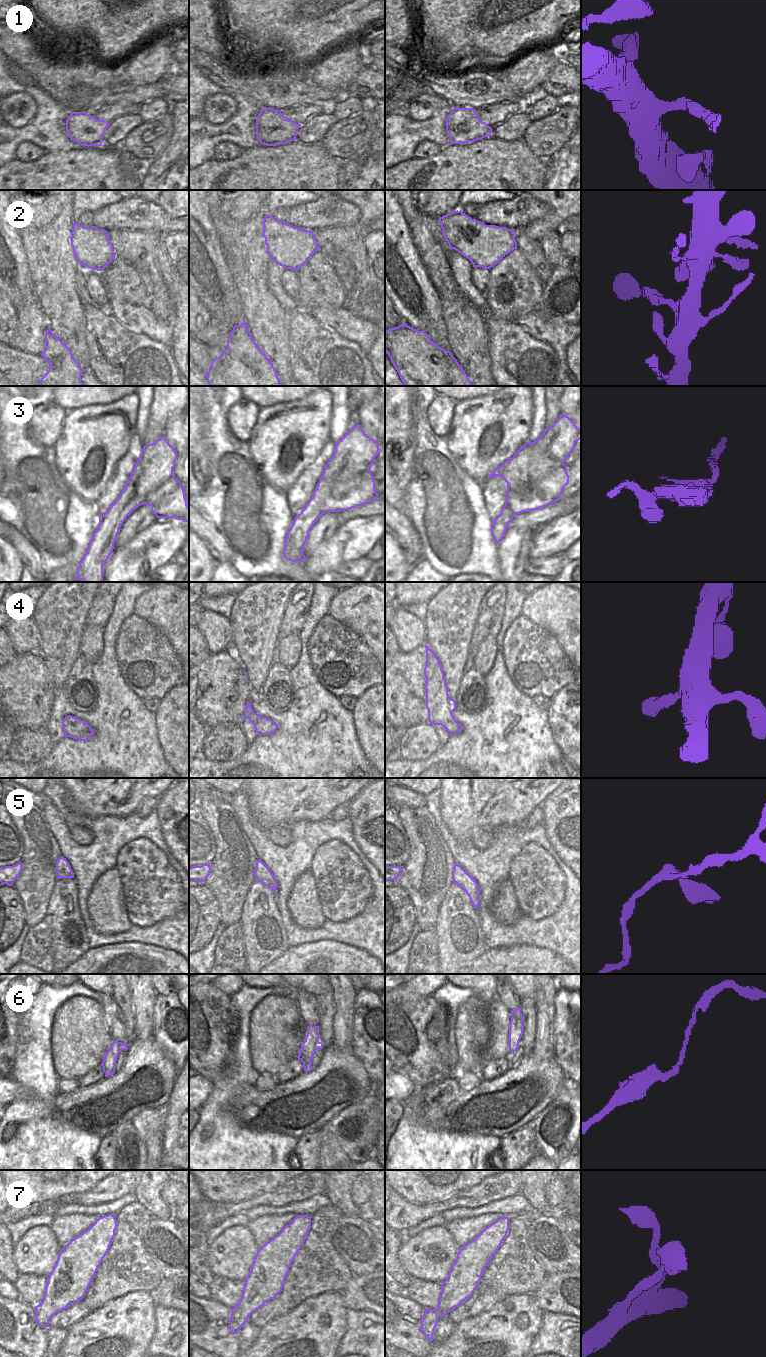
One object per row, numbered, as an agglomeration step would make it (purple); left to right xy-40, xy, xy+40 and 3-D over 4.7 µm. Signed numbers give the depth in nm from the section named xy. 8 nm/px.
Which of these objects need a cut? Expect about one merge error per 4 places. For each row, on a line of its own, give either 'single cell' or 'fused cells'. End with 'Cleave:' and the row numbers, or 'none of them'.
1: fused cells
2: single cell
3: fused cells
4: single cell
5: single cell
6: single cell
7: single cell
Cleave: 1, 3

